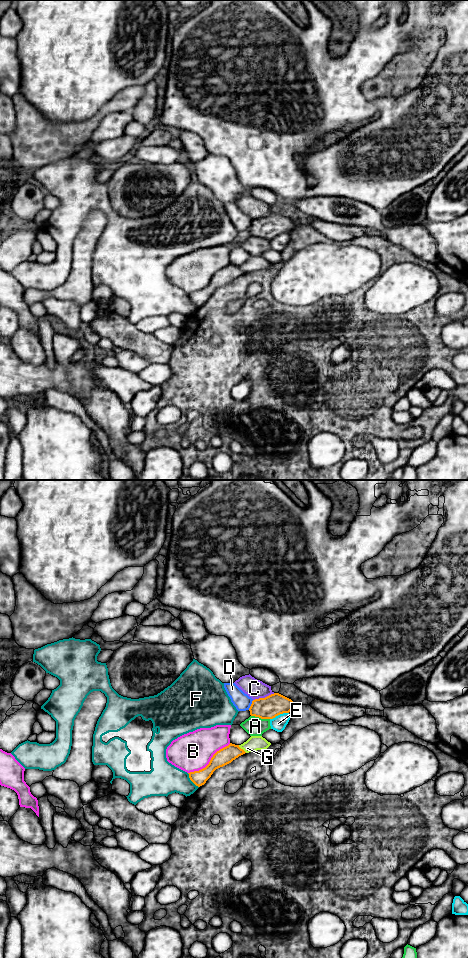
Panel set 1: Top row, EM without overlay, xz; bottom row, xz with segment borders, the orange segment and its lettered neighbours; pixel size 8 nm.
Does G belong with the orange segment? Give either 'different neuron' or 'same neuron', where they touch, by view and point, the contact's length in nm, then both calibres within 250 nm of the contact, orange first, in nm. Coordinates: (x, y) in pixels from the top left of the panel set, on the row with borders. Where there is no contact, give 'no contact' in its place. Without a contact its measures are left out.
different neuron; meets orange in xz at (242, 749); contact 90 nm long; 140 nm thick on the orange side, 120 nm on the other

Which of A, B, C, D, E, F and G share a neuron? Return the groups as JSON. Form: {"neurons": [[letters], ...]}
{"neurons": [["A"], ["B"], ["C"], ["D"], ["E"], ["F"], ["G"]]}

